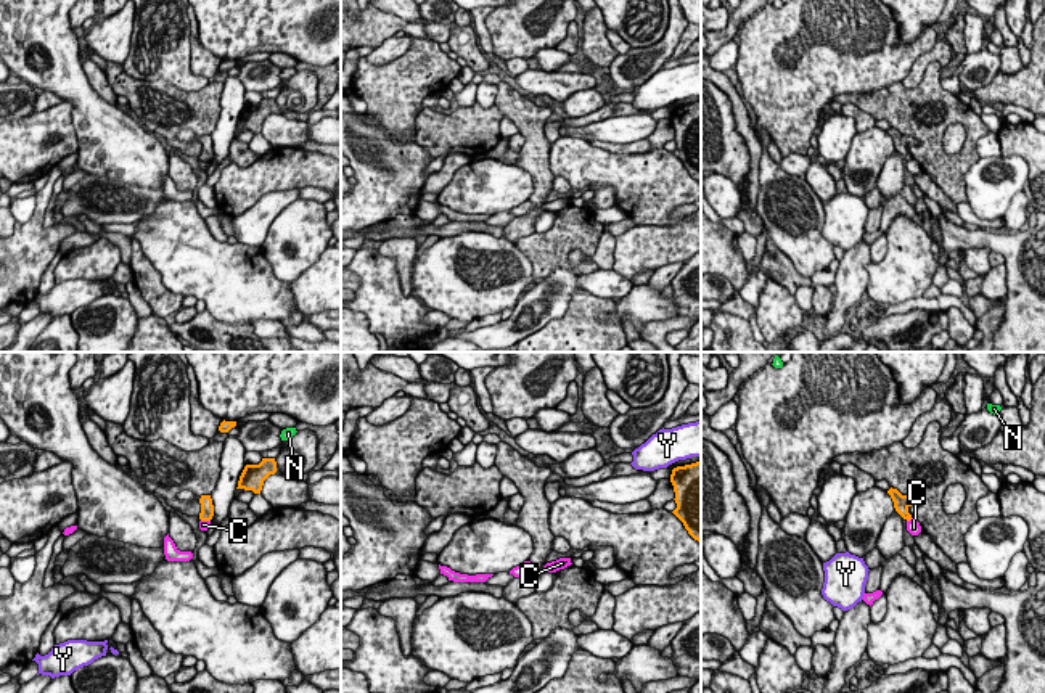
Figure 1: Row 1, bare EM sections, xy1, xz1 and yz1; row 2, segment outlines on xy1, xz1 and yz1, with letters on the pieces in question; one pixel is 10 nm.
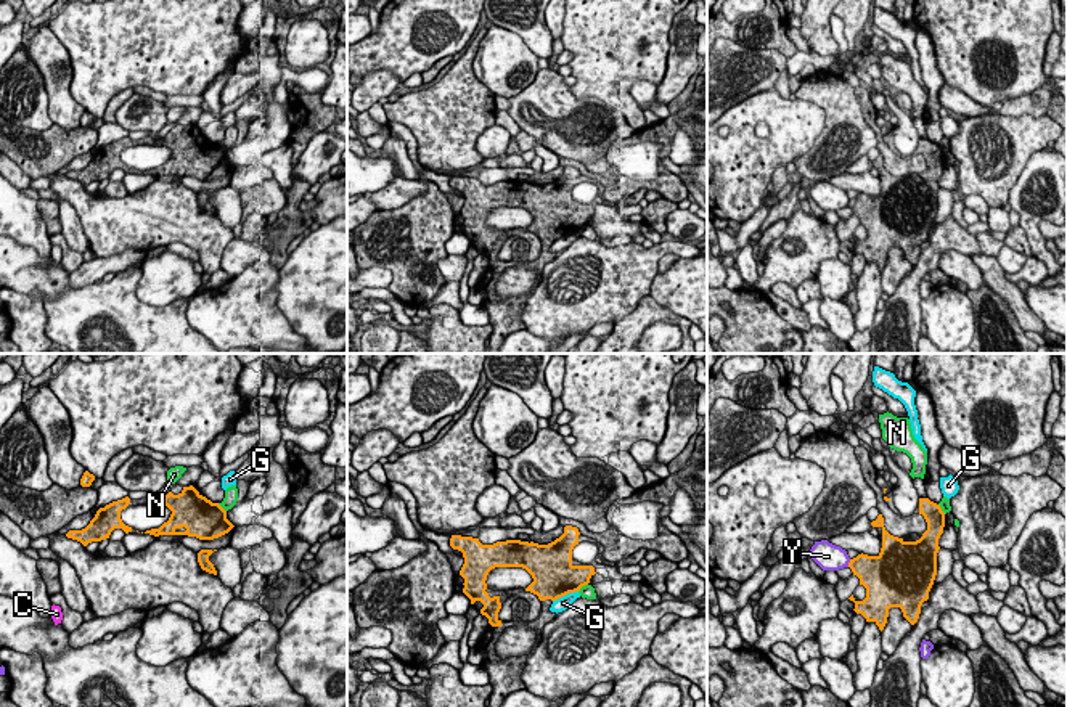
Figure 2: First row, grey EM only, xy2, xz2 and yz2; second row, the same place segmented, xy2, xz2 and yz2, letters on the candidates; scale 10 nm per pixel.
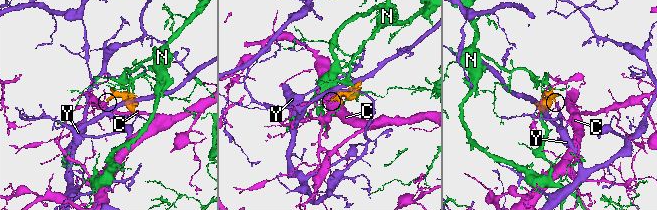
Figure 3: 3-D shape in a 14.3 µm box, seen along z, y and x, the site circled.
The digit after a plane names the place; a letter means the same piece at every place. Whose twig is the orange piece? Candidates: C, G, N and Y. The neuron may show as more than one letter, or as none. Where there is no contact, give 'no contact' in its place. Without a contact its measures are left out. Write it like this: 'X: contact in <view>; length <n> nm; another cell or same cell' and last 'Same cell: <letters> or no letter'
C: contact in yz1; length 70 nm; another cell
G: contact in xz2; length 280 nm; another cell
N: contact in xz2; length 130 nm; another cell
Y: contact in yz2; length 90 nm; another cell
Same cell: no letter

